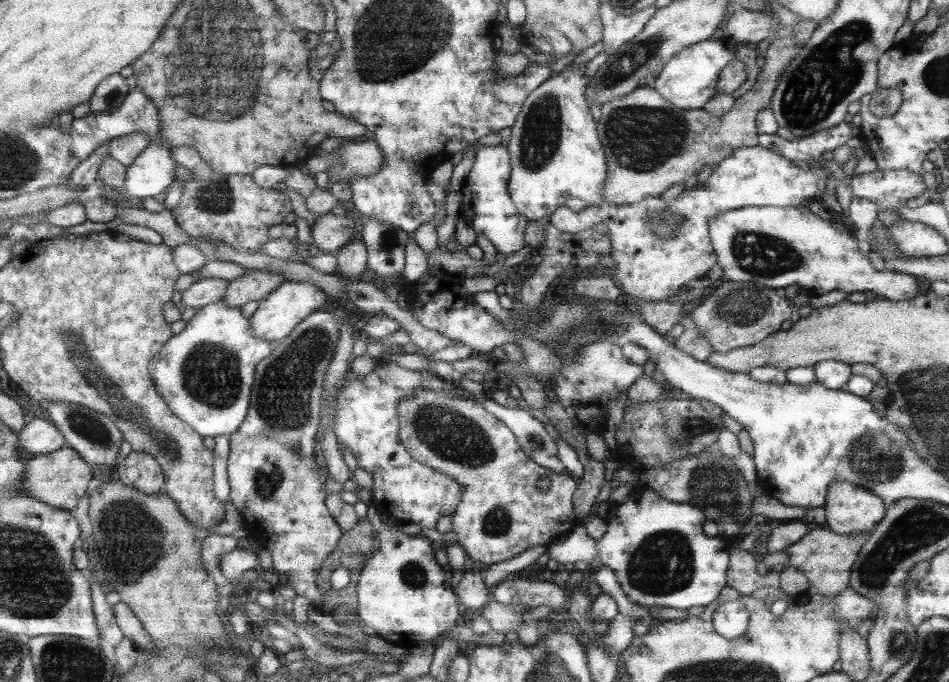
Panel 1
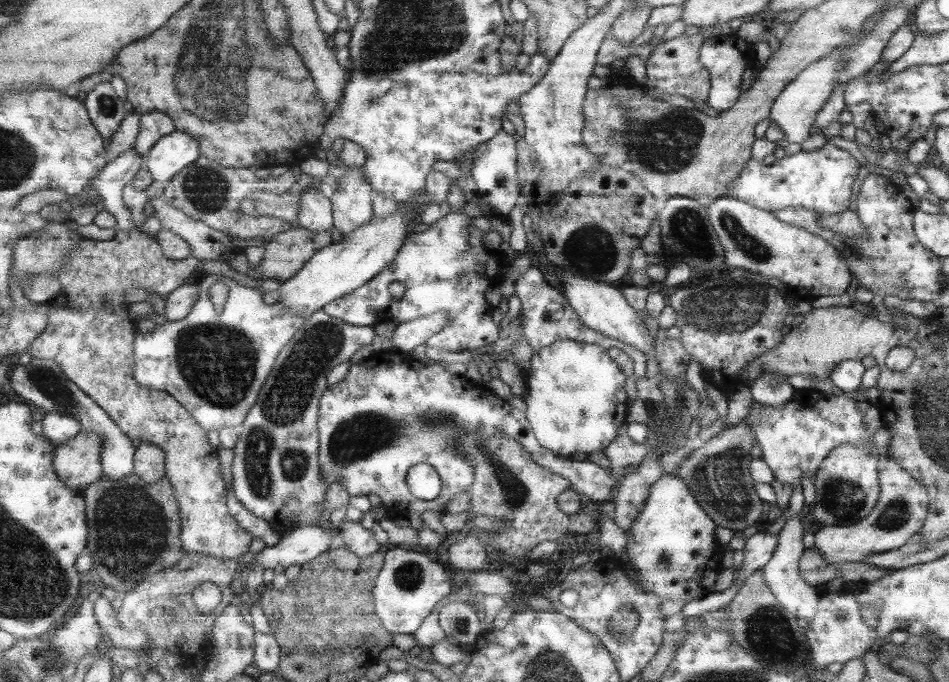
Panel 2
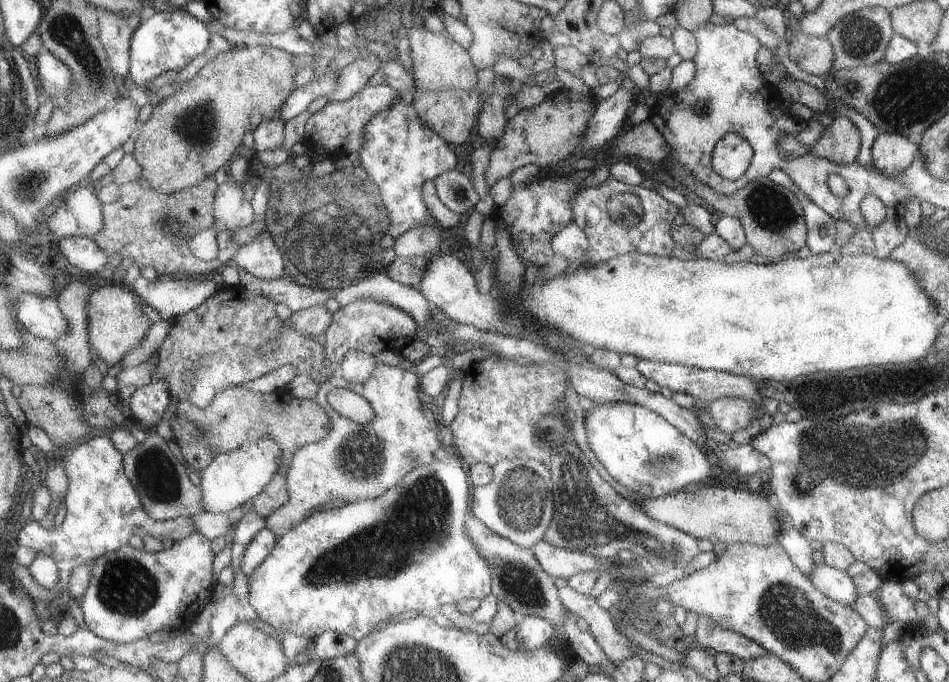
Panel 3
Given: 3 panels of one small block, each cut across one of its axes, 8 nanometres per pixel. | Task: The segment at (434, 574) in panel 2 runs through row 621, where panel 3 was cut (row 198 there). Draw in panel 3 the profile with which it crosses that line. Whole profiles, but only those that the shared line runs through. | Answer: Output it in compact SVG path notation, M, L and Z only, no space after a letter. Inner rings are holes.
M397 98L389 108L371 118L363 130L363 146L358 156L360 165L379 186L383 204L389 210L391 226L387 234L398 239L421 224L437 223L423 200L423 187L429 180L434 181L437 176L455 170L459 158L453 145L421 118L414 102L409 104Z

